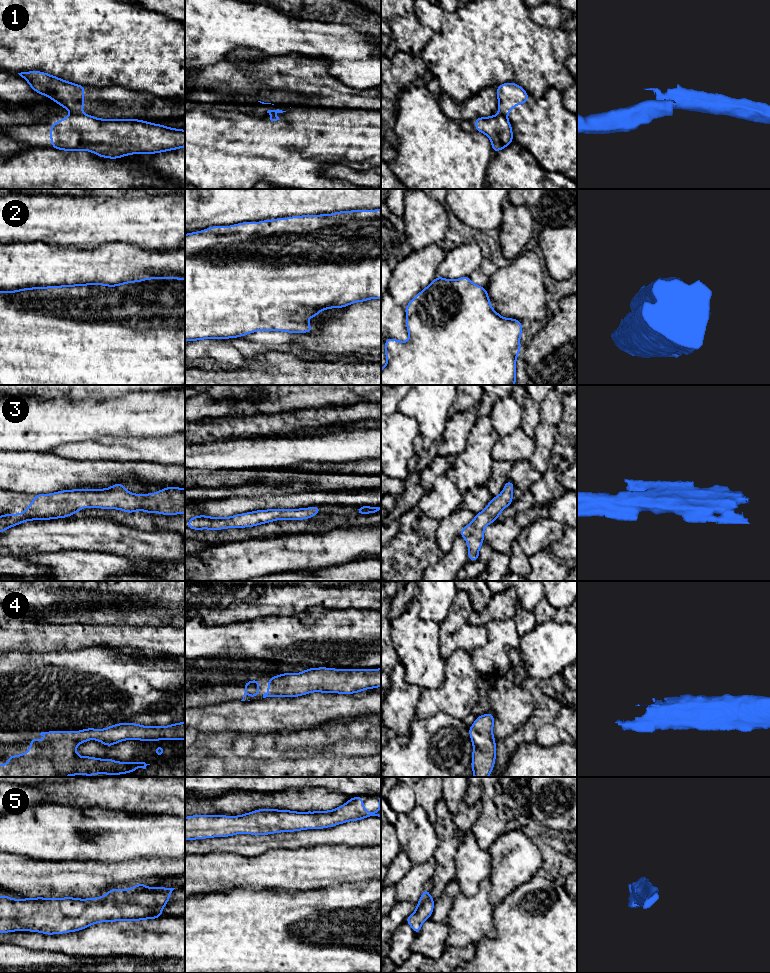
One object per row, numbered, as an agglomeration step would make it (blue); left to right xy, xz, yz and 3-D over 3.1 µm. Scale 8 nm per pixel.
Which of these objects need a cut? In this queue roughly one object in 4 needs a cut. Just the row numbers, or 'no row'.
1

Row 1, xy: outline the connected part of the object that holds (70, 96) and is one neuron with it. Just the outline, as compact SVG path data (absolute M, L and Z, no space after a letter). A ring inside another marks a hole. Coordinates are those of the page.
M27 71L18 74L29 83L32 90L52 99L72 114L80 114L84 109L84 89L87 86L68 82L41 71Z

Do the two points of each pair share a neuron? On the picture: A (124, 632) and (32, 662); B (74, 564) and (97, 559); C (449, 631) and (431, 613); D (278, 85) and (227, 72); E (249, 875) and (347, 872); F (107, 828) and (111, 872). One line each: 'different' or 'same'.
A: different
B: same
C: different
D: same
E: same
F: different

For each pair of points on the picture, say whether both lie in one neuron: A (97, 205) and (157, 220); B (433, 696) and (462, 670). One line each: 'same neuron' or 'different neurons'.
A: same neuron
B: same neuron

